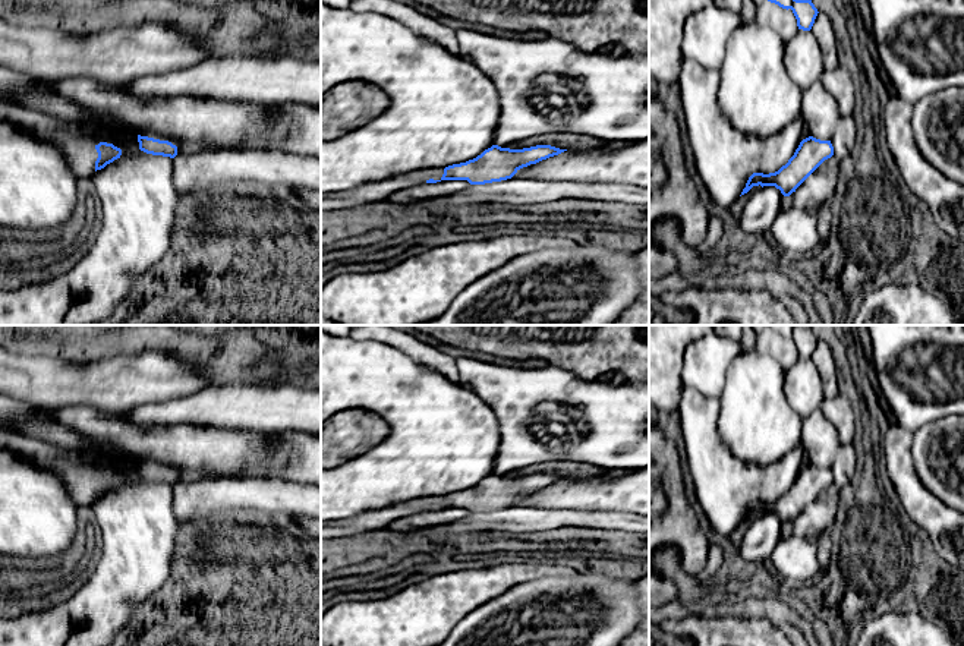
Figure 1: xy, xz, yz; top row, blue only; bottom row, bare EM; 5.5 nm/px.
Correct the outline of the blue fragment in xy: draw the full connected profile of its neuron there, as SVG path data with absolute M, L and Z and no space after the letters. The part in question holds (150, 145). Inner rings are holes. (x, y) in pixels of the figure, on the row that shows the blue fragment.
M138 135L139 149L152 154L174 158L177 155L177 146L168 141L160 141L148 136Z

